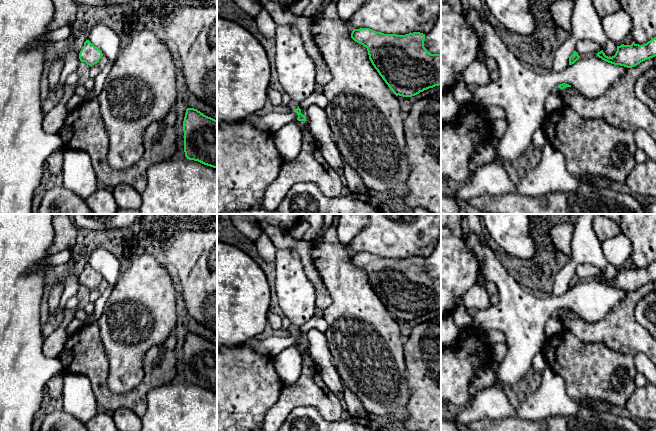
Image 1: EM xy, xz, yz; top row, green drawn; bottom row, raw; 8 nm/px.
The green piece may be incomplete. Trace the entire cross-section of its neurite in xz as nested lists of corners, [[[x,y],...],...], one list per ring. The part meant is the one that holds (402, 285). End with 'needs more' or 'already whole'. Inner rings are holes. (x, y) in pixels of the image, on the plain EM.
[[[370,252],[353,253],[351,262],[367,272],[369,283],[396,320],[412,321],[441,309],[441,278],[431,278],[424,271],[425,258],[384,258]]]; already whole

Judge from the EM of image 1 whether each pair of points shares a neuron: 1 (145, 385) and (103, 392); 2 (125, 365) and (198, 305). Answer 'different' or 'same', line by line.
1: same
2: different

